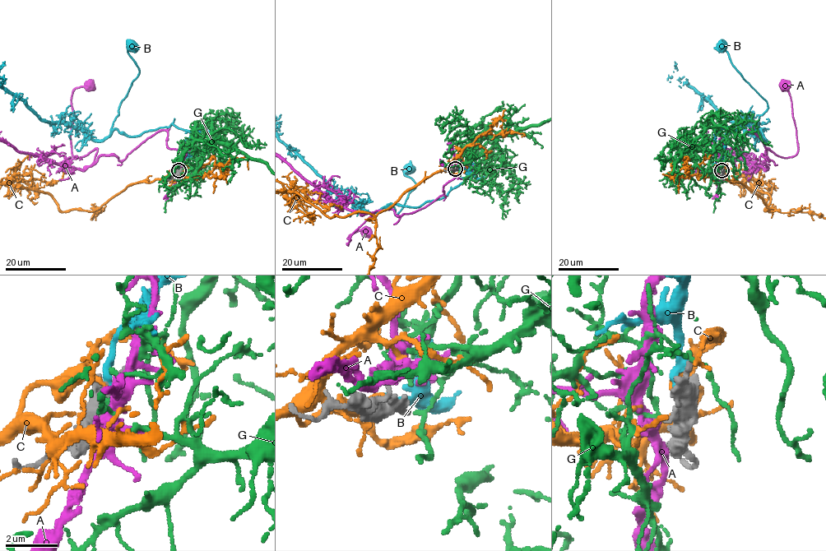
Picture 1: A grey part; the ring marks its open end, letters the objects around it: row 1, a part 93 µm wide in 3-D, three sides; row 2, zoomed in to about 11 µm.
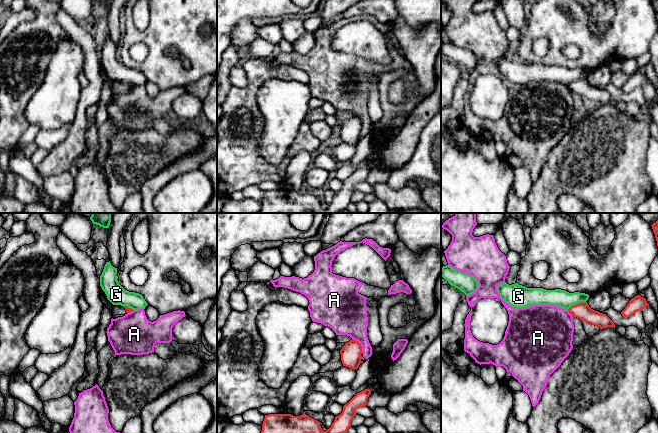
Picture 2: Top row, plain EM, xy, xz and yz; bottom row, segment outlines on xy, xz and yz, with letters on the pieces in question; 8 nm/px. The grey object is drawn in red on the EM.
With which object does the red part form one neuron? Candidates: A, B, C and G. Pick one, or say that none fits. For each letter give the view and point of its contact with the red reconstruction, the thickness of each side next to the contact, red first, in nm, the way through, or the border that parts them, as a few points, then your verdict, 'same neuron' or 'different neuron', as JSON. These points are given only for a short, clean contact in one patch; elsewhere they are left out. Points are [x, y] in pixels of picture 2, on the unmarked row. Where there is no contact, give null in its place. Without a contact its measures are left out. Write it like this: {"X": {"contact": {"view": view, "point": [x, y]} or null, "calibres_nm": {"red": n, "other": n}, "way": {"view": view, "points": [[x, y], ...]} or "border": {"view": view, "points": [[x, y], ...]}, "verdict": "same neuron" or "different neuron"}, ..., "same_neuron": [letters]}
{"A": {"contact": {"view": "xz", "point": [360, 120]}, "calibres_nm": {"red": 160, "other": 300}, "border": {"view": "xz", "points": [[352, 114], [360, 120], [362, 128]]}, "verdict": "different neuron"}, "B": {"contact": null, "verdict": "same neuron"}, "C": {"contact": null, "verdict": "different neuron"}, "G": {"contact": {"view": "yz", "point": [576, 80]}, "calibres_nm": {"red": 130, "other": 140}, "border": {"view": "yz", "points": [[585, 77], [573, 80], [567, 85]]}, "verdict": "different neuron"}, "same_neuron": ["B"]}

